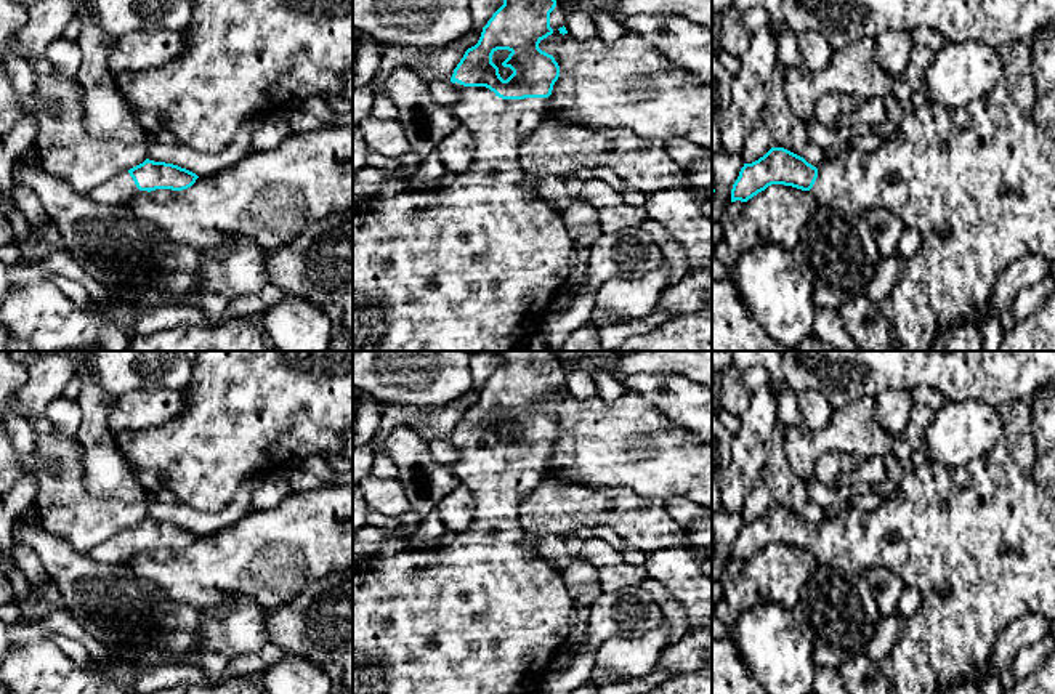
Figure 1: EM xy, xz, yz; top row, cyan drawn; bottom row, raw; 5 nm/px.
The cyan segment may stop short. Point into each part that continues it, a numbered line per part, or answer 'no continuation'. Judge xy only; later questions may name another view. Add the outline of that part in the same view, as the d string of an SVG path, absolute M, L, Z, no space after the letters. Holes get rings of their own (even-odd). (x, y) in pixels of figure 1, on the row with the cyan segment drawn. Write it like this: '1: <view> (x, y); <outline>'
1: xy (121, 189); M122 171L106 183L96 186L88 197L96 204L104 205L133 205L136 194L139 189L136 188L133 178L128 171Z

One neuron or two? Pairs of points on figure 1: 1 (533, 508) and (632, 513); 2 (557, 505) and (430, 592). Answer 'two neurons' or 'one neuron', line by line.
1: one neuron
2: two neurons

